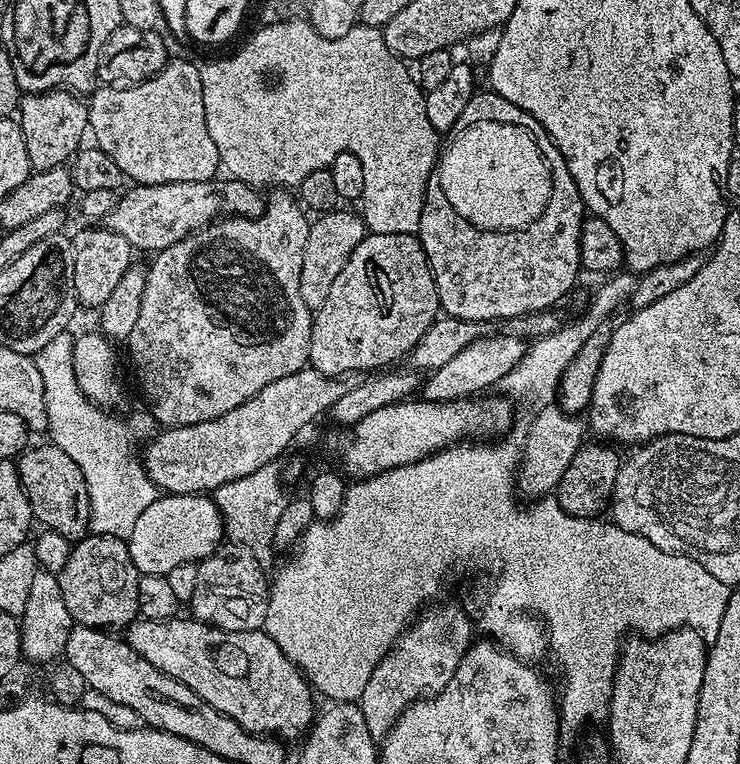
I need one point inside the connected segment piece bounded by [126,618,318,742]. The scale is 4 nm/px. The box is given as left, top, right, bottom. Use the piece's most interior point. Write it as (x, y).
(244, 675)

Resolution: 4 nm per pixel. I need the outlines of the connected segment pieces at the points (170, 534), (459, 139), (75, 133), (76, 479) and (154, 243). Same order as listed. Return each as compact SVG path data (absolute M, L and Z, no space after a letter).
M160 494L142 510L126 543L137 572L146 576L167 576L174 566L194 564L214 554L224 539L224 516L211 495Z
M480 122L474 123L470 127L459 131L458 135L450 144L443 149L438 160L436 179L442 182L442 190L445 191L446 198L449 199L454 210L458 210L458 214L466 218L468 222L476 228L484 231L512 231L516 228L524 228L530 222L540 216L542 210L545 209L546 202L549 201L550 190L552 189L552 171L551 165L544 156L535 140L535 138L528 132L530 131L525 125L512 123L498 123L498 122Z
M67 90L29 92L20 97L18 123L22 138L26 138L26 154L30 154L33 169L58 168L67 165L85 143L89 131L88 105L79 95Z
M51 442L40 444L37 448L29 446L20 453L15 466L37 525L44 524L40 526L49 532L62 534L62 538L69 542L82 540L89 535L92 511L86 478L82 478L82 470L78 470L74 458L70 458L66 450Z
M213 178L202 182L166 182L165 184L136 184L116 201L114 210L103 218L103 227L114 234L122 234L134 250L147 254L182 242L192 232L199 232L209 224L230 216L261 216L266 200L253 185L231 178Z

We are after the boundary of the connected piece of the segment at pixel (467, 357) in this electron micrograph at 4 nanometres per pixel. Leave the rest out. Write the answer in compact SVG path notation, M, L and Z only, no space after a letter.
M485 334L479 340L470 342L466 350L462 350L446 366L438 366L427 373L422 384L422 396L425 400L434 402L450 402L475 397L478 392L484 392L487 388L499 385L518 366L520 359L526 351L525 341L520 341L516 336L491 336Z

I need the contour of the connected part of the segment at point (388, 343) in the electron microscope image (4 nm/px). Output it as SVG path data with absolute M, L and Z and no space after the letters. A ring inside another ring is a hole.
M368 232L354 246L354 254L346 258L346 266L330 285L326 302L315 309L310 334L308 364L327 376L347 377L347 372L368 372L371 368L384 368L395 360L409 355L412 347L428 332L441 311L436 283L428 265L426 254L415 235L374 234Z

